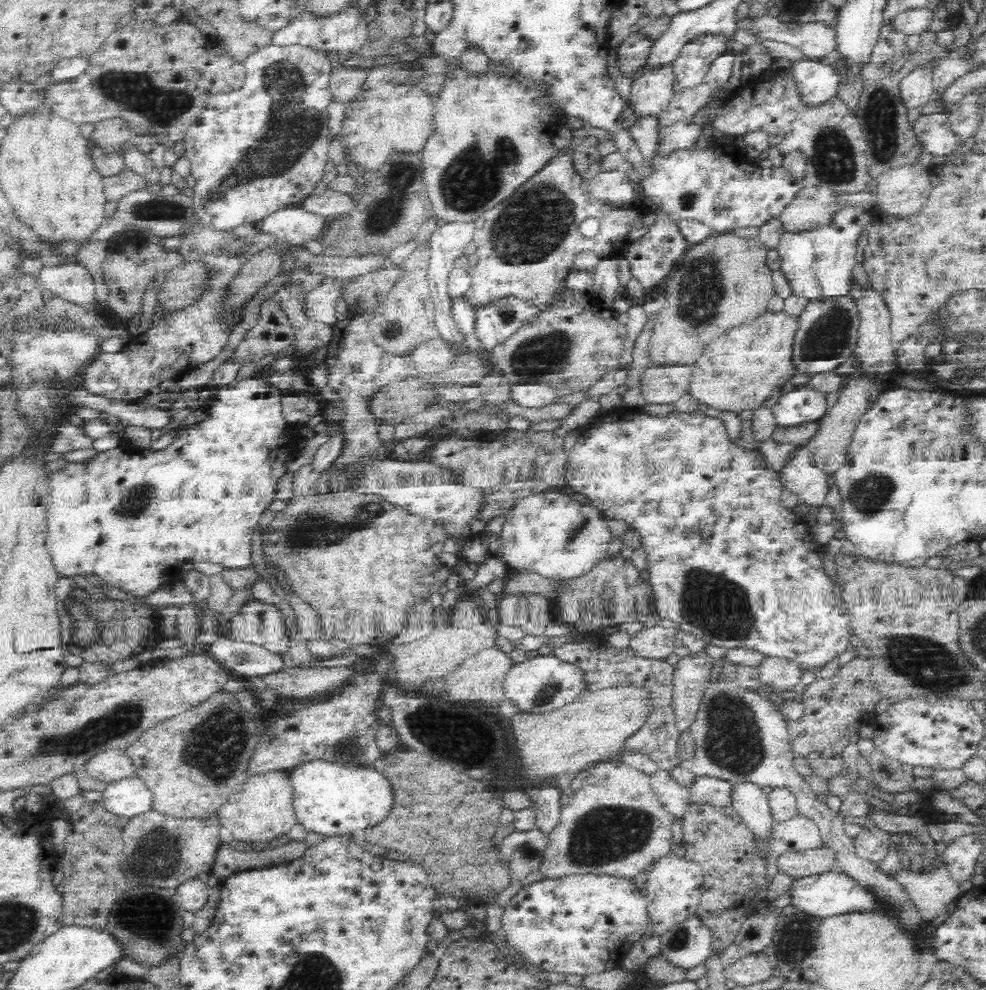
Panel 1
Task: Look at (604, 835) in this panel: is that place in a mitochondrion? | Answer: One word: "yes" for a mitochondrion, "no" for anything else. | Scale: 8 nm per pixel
yes

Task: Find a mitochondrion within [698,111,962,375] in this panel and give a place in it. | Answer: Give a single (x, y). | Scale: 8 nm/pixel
(834, 160)

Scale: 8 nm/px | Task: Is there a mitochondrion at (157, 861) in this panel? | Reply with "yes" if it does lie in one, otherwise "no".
yes

